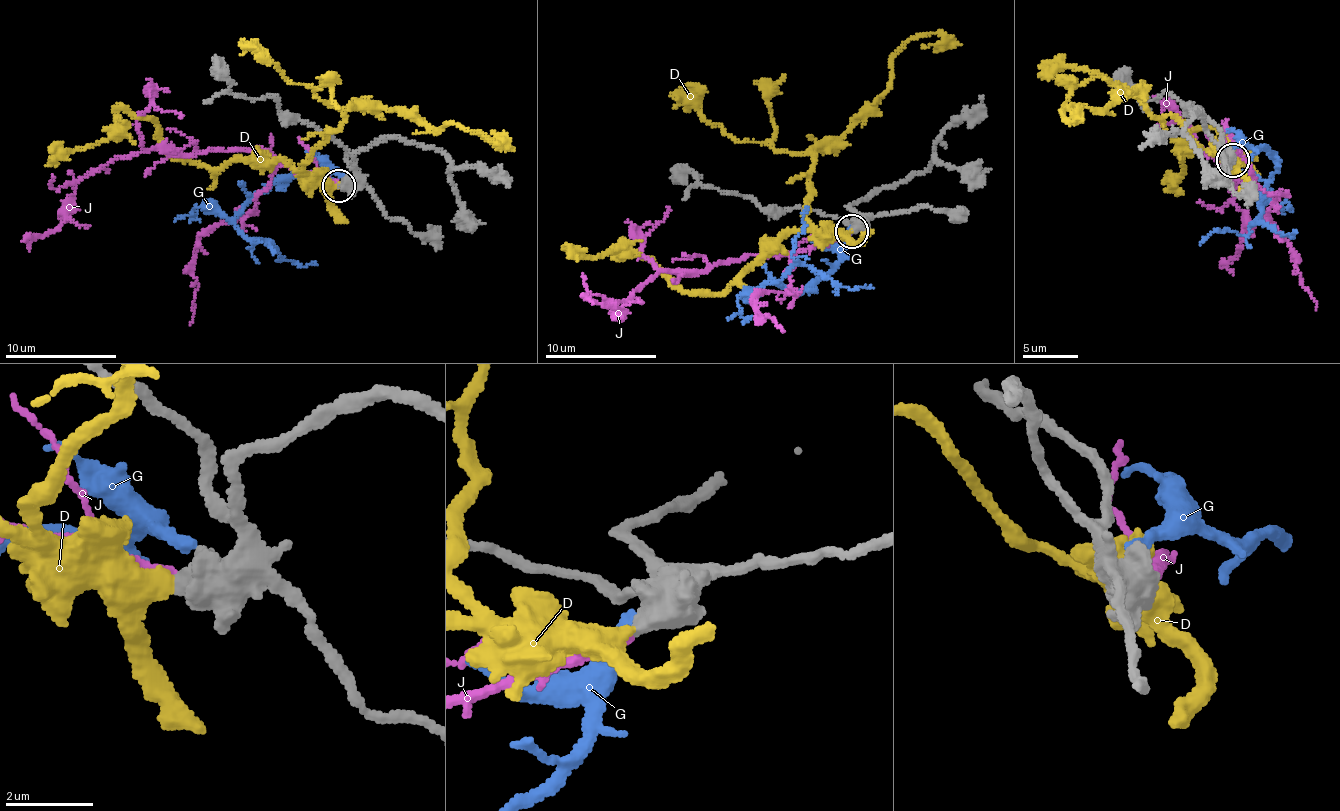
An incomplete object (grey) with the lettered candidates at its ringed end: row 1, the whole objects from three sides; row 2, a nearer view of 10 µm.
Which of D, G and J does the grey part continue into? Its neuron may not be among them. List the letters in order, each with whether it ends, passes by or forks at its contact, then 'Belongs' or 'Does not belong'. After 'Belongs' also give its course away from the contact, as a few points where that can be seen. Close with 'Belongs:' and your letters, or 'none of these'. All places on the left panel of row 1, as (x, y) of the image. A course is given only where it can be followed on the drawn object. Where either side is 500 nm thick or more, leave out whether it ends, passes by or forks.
D: Belongs. Its course: (338, 185), (279, 160), (175, 160), (150, 118), (126, 112), (108, 135), (45, 165)
G: Does not belong
J: Does not belong
Belongs: D

